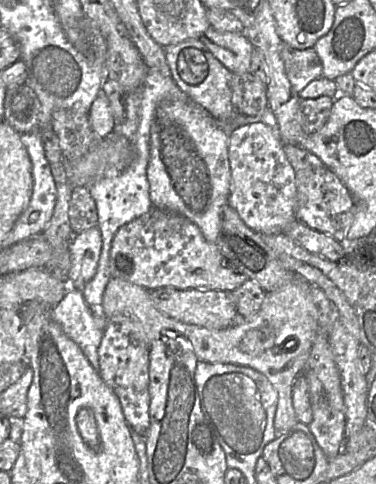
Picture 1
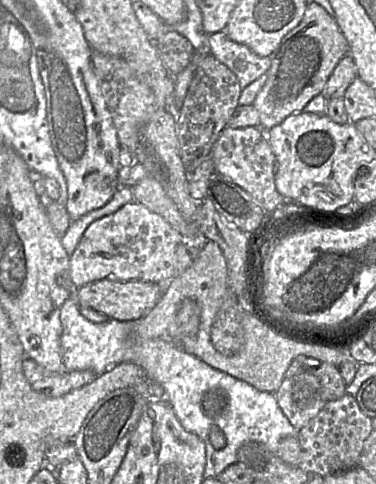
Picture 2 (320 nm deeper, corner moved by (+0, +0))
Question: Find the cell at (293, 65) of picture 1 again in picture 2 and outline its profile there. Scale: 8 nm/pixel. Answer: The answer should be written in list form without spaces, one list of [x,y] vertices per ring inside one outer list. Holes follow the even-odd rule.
[[[224,31],[208,35],[208,52],[236,75],[242,89],[266,74],[271,65],[270,57],[256,55],[247,46],[232,41]]]

